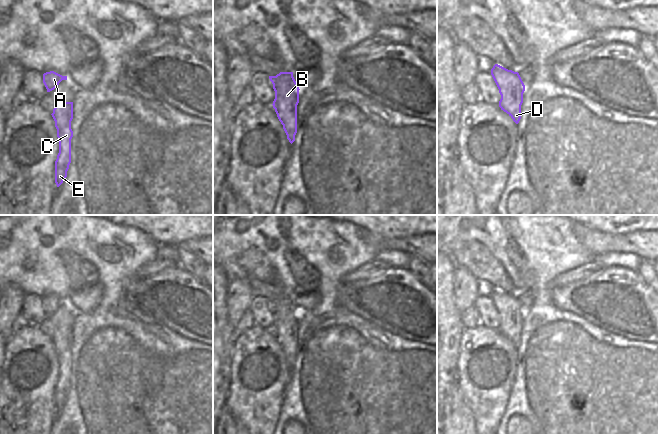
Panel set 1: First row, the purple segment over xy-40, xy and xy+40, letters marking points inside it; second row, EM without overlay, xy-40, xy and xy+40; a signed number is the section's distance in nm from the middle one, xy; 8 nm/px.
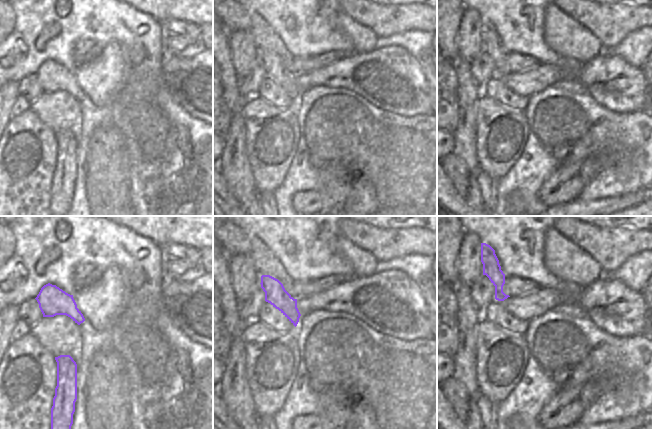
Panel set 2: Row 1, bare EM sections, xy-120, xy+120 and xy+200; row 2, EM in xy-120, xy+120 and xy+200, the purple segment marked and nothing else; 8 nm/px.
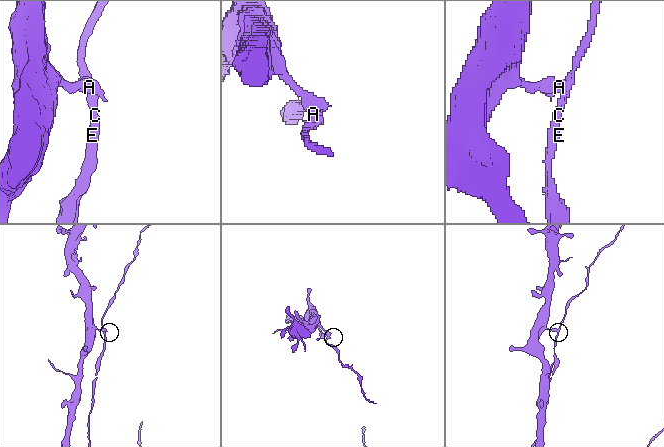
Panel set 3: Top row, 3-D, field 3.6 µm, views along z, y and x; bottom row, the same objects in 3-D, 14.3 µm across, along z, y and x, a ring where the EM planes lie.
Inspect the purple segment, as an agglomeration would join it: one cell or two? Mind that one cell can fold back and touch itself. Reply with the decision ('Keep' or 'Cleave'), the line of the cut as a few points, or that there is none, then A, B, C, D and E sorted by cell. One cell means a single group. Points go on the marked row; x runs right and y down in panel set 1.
Cleave. Split along xy (273, 76), (272, 83). Groups: A / B C D E.

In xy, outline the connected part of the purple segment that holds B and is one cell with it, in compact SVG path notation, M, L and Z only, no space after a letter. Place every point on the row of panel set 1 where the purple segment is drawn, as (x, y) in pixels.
M280 72L273 76L275 99L273 108L287 139L292 144L297 133L297 105L299 103L299 87L293 77L293 72Z

